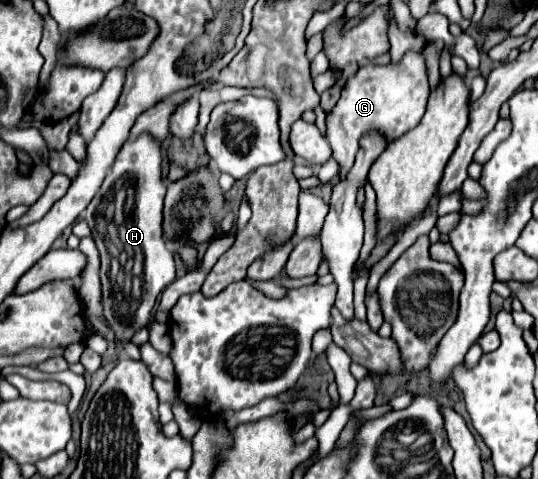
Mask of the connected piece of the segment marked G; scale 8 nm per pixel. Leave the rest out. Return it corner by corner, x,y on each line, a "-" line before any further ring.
407,50
397,64
379,66
367,62
361,66
343,86
337,104
327,112
327,140
333,148
333,158
341,164
341,176
351,168
359,142
367,132
379,132
387,144
409,132
419,124
427,110
429,100
429,80
427,80
427,62
423,52

